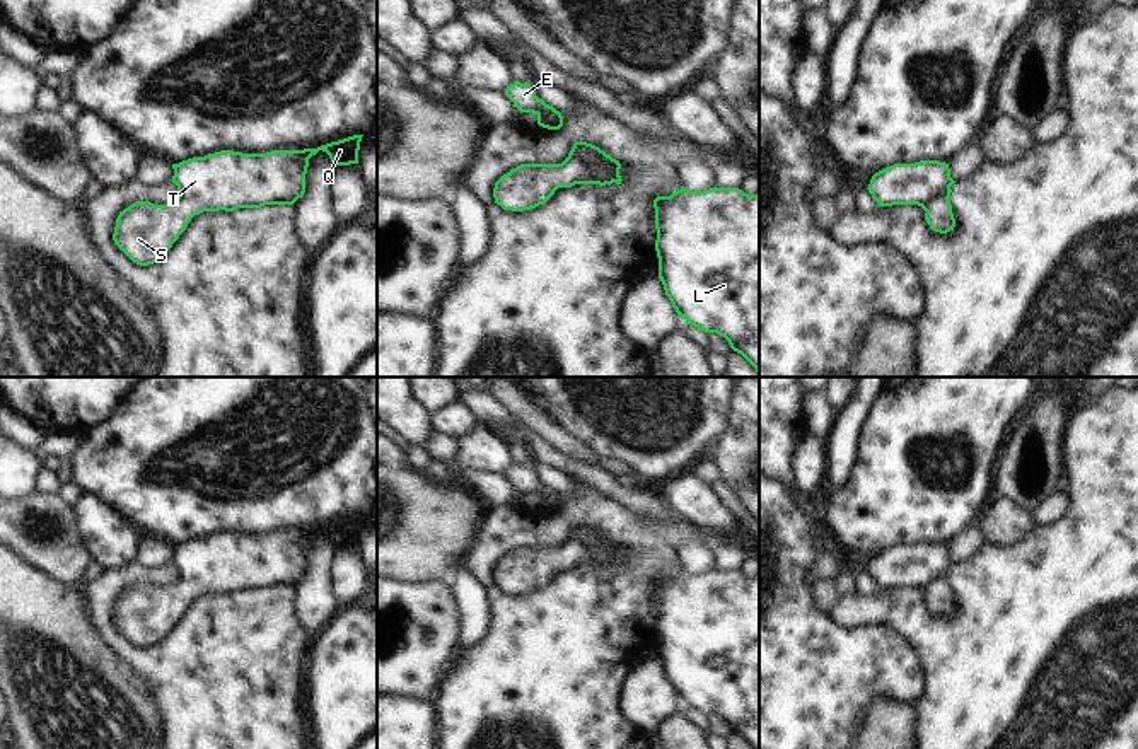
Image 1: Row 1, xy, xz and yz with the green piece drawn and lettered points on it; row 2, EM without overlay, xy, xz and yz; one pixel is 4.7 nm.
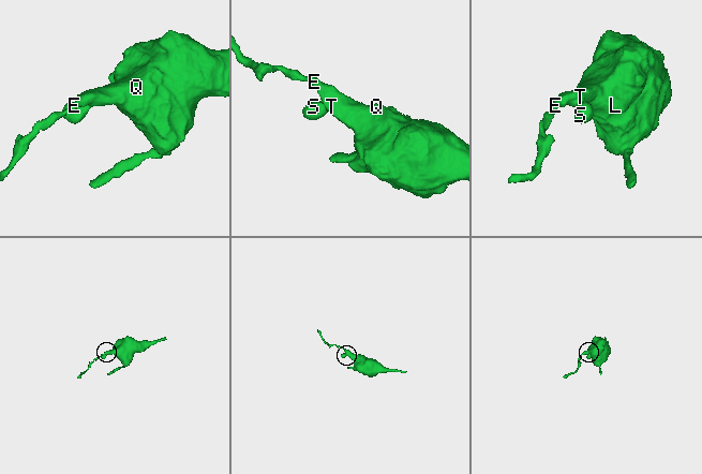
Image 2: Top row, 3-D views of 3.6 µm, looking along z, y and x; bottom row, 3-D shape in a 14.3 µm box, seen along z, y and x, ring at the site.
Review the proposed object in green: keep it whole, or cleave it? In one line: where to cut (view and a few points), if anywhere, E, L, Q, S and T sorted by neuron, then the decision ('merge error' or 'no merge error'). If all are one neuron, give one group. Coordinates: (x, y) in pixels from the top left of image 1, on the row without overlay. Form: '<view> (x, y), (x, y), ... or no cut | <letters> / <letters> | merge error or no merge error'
no cut | E L Q S T | no merge error

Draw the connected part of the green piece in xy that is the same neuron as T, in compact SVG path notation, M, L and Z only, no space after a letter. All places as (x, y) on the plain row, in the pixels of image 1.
M353 517L304 532L220 532L172 546L177 580L167 587L130 587L116 601L113 623L133 645L154 647L172 630L195 597L293 587L305 575L309 541L322 532L334 549L358 546L362 519Z

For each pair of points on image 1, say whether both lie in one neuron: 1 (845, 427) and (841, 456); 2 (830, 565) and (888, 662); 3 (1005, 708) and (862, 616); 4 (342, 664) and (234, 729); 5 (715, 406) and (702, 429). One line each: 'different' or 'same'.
1: same
2: different
3: same
4: different
5: same

